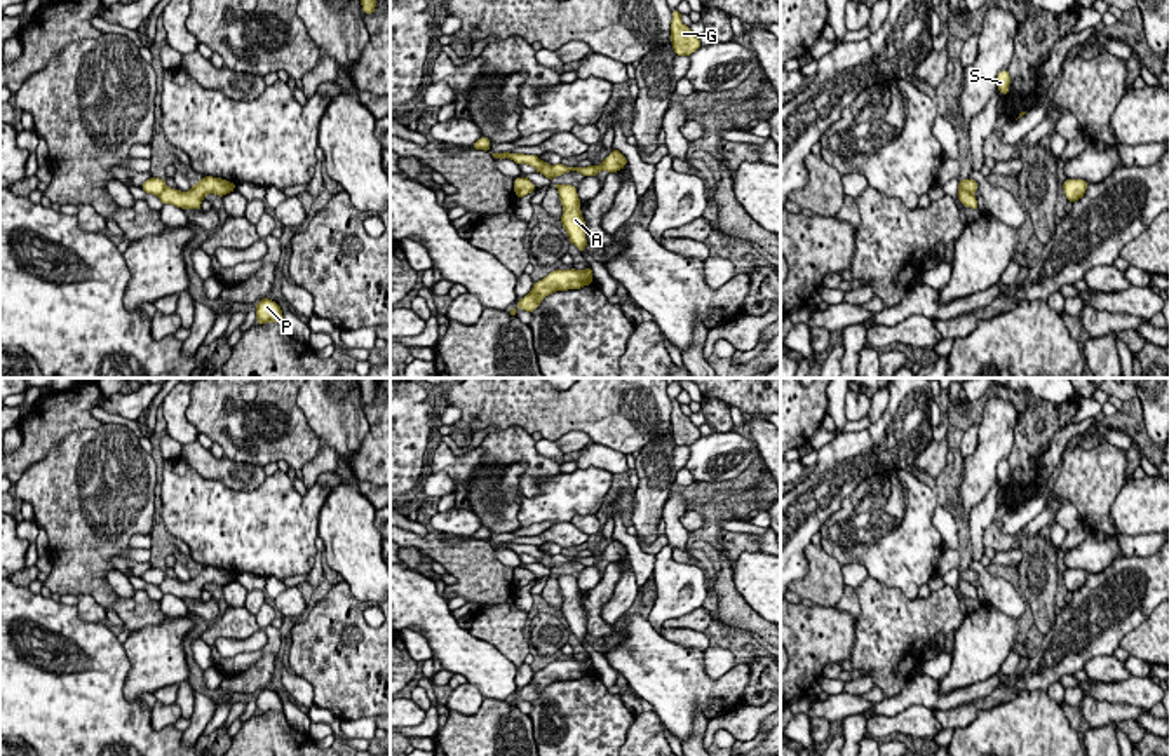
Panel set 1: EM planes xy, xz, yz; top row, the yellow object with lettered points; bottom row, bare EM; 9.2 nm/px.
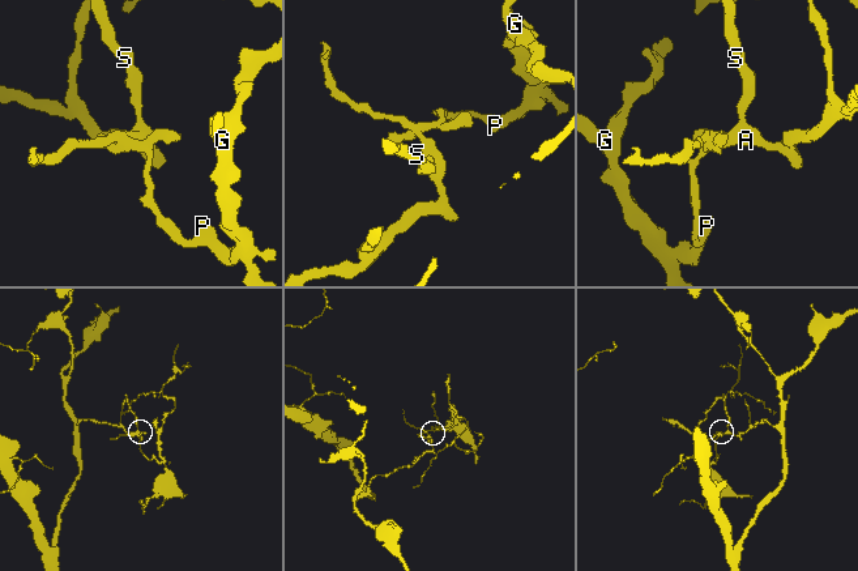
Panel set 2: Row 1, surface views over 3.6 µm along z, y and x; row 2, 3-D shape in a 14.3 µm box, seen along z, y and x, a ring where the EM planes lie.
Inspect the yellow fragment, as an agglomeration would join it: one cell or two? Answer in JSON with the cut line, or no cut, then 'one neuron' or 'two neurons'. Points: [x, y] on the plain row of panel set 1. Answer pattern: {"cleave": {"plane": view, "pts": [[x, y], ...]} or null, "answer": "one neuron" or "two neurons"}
{"cleave": {"plane": "xz", "pts": [[553, 556], [546, 566]]}, "answer": "two neurons"}

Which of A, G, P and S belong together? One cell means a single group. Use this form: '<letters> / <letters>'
A S / G P

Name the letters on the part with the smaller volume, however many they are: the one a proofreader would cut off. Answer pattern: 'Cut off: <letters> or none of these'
Cut off: G, P

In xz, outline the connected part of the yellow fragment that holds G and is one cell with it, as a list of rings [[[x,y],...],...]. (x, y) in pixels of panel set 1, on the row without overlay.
[[[674,399],[671,411],[671,432],[676,446],[690,446],[700,437],[700,430],[692,423],[690,416],[681,413],[681,404]]]

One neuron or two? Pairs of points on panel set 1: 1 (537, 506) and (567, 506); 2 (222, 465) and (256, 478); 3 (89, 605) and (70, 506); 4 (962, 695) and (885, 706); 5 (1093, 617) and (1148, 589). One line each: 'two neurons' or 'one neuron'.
1: one neuron
2: one neuron
3: two neurons
4: one neuron
5: one neuron

